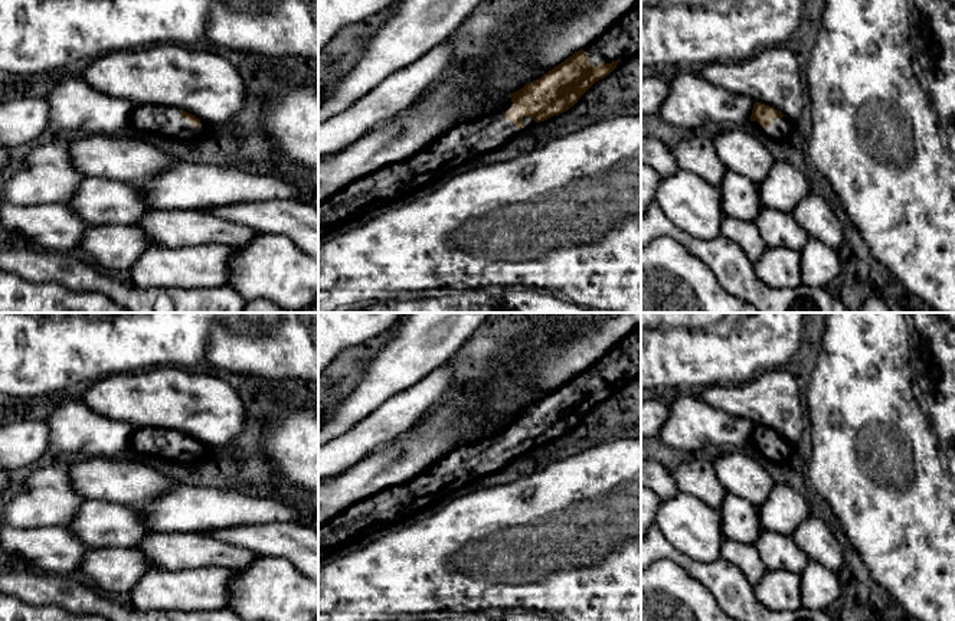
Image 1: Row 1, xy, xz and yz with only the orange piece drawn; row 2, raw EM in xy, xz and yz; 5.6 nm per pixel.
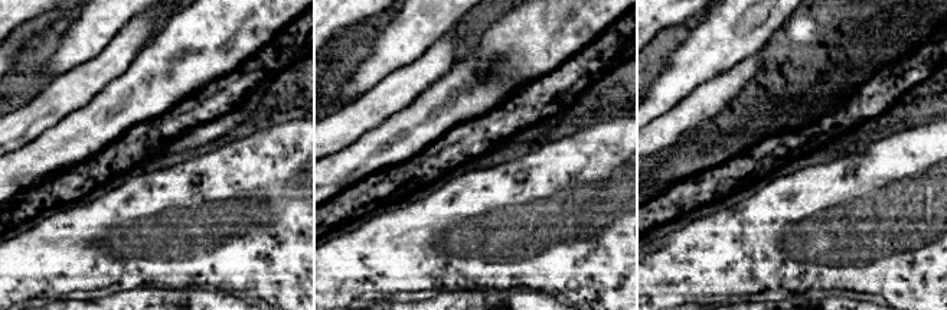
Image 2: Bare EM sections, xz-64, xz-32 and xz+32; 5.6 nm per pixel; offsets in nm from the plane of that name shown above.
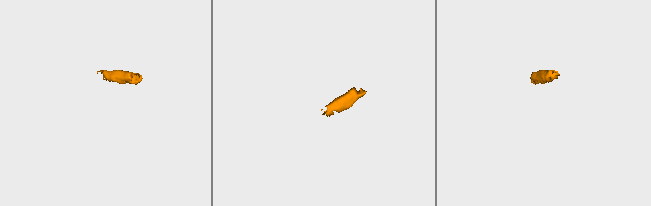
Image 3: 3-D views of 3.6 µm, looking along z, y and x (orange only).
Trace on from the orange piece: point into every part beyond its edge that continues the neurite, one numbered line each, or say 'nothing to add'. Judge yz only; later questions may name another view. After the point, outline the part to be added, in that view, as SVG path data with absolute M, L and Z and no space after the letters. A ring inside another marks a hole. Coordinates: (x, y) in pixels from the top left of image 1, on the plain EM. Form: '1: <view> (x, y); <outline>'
1: yz (787, 463); M804 432L797 442L774 441L769 451L750 444L748 451L763 465L775 483L798 491L807 501L810 514L824 519L837 529L837 520L828 503L815 491L808 478L811 460L811 435Z

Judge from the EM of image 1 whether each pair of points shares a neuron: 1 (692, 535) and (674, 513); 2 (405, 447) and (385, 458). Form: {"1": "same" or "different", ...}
{"1": "same", "2": "same"}

